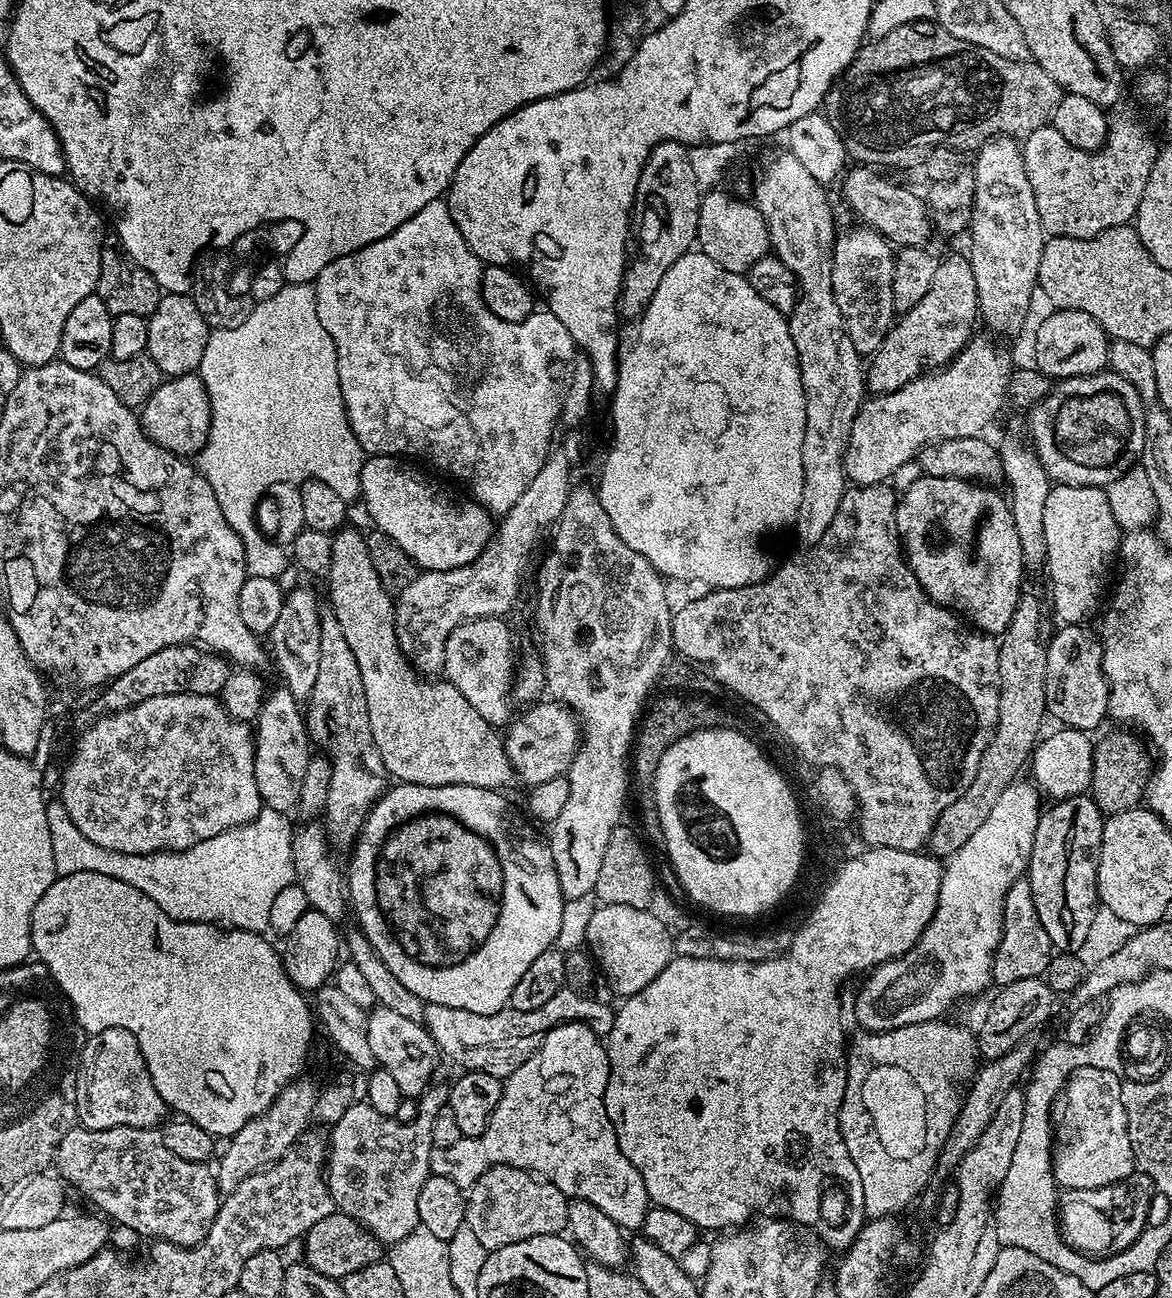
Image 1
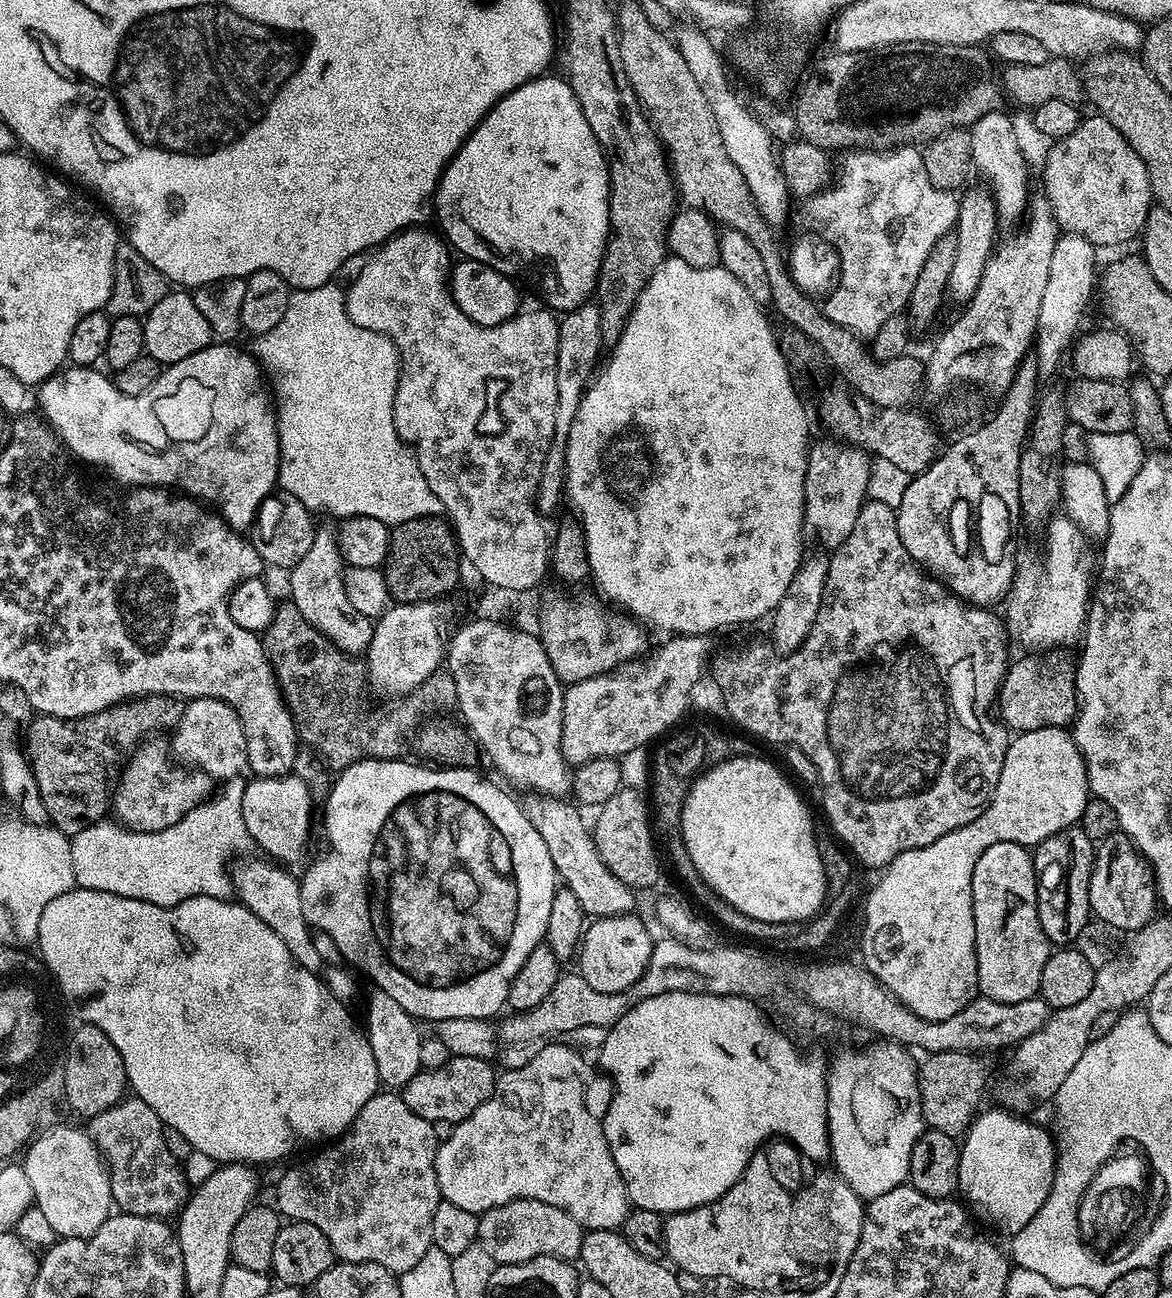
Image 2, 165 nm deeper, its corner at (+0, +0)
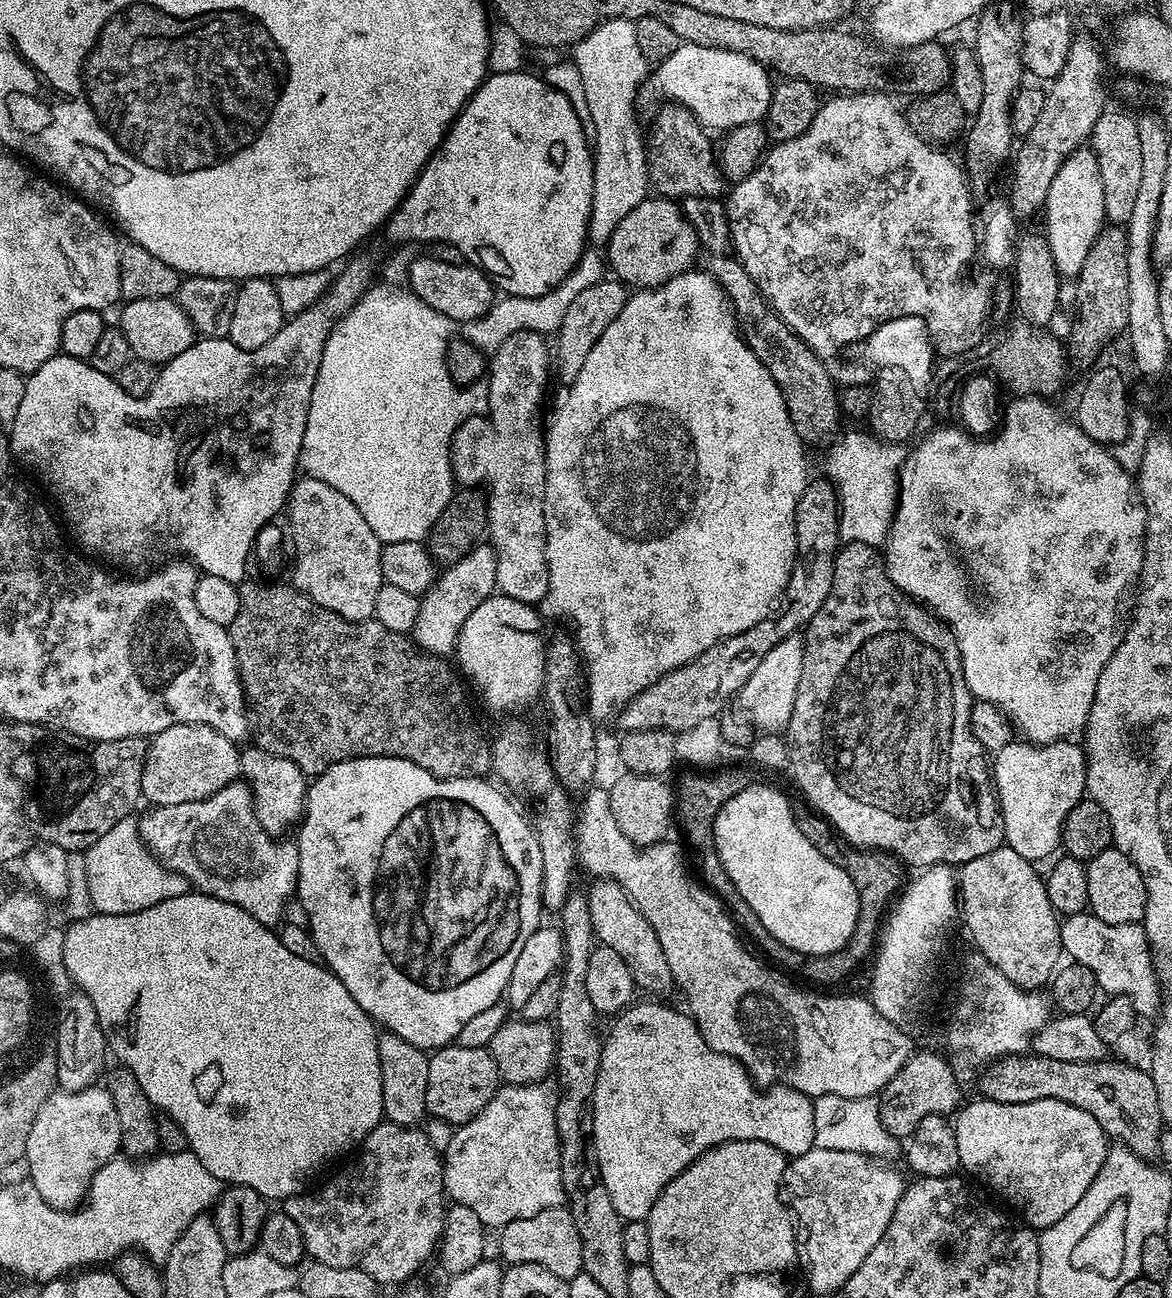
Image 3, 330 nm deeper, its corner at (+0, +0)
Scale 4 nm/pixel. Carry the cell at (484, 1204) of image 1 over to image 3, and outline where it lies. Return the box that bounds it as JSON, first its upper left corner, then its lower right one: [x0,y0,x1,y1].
[498,1207,583,1281]

